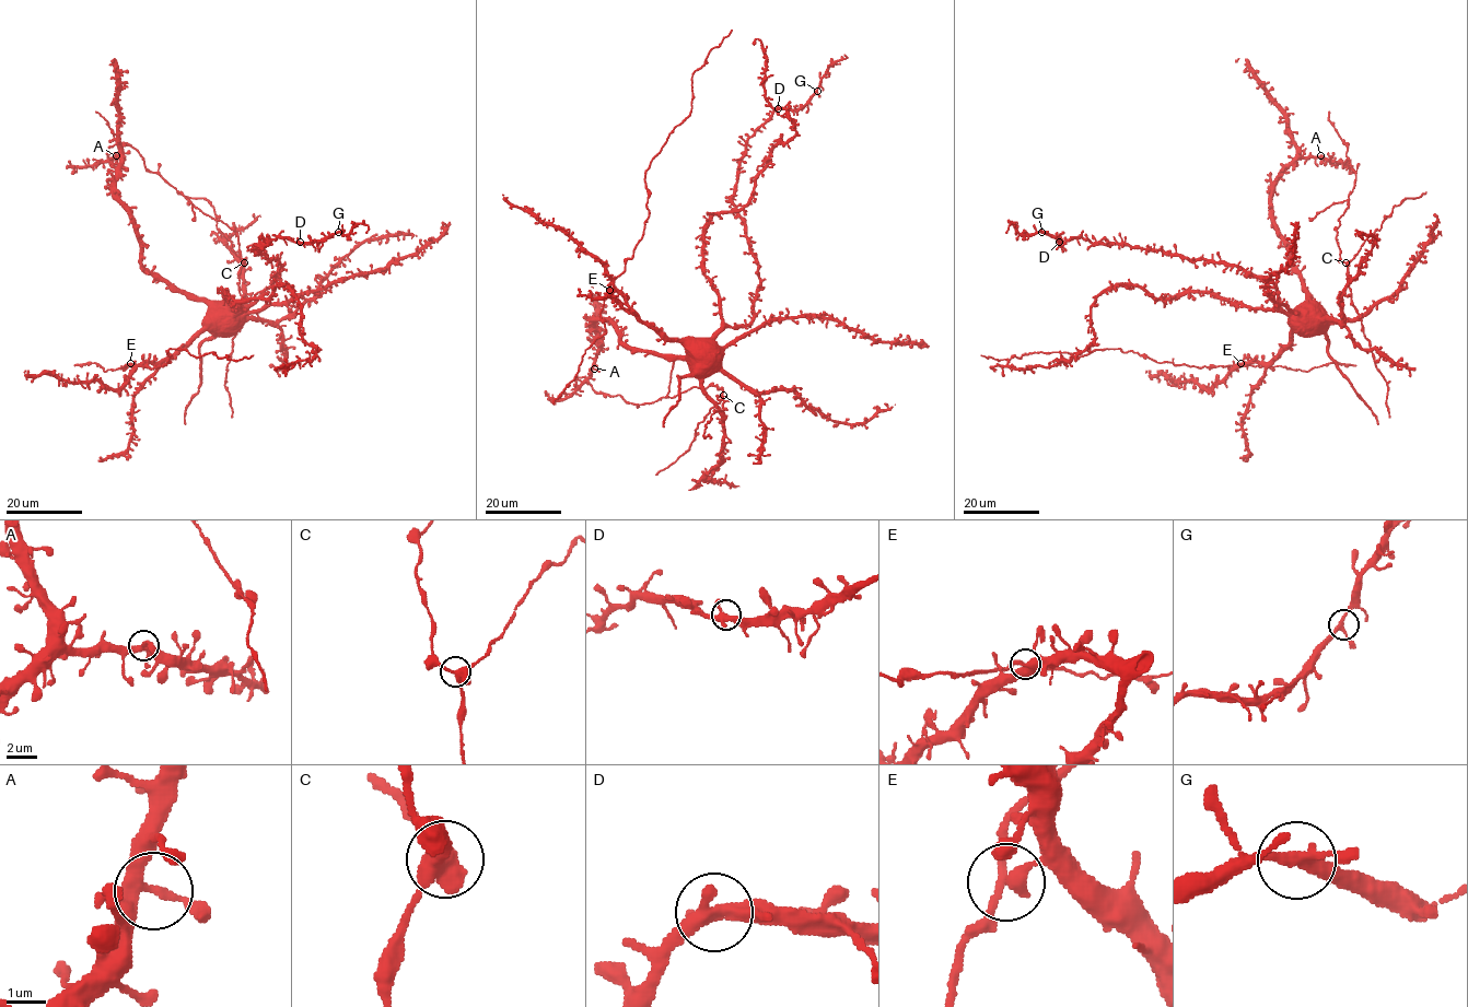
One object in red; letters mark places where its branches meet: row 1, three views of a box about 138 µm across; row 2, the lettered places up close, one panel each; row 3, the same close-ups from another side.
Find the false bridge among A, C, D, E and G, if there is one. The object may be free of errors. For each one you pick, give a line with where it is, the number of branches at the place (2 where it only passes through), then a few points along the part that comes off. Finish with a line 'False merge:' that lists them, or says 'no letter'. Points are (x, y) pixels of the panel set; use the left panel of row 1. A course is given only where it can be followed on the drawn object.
E: at (130, 363); 3 branches meet; foreign part runs (130, 363), (152, 369), (166, 364), (170, 349), (185, 349), (195, 356), (213, 352), (234, 361), (254, 354)
False merge: E

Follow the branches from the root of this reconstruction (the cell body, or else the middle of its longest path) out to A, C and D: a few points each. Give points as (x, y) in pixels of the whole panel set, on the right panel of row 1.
A: (1300, 316), (1306, 294), (1289, 243), (1274, 221), (1271, 191), (1278, 177), (1300, 157), (1320, 155)
C: (1300, 316), (1325, 313), (1330, 320), (1361, 317), (1351, 300), (1346, 262)
D: (1300, 316), (1278, 305), (1270, 281), (1235, 266), (1081, 237), (1059, 242)

